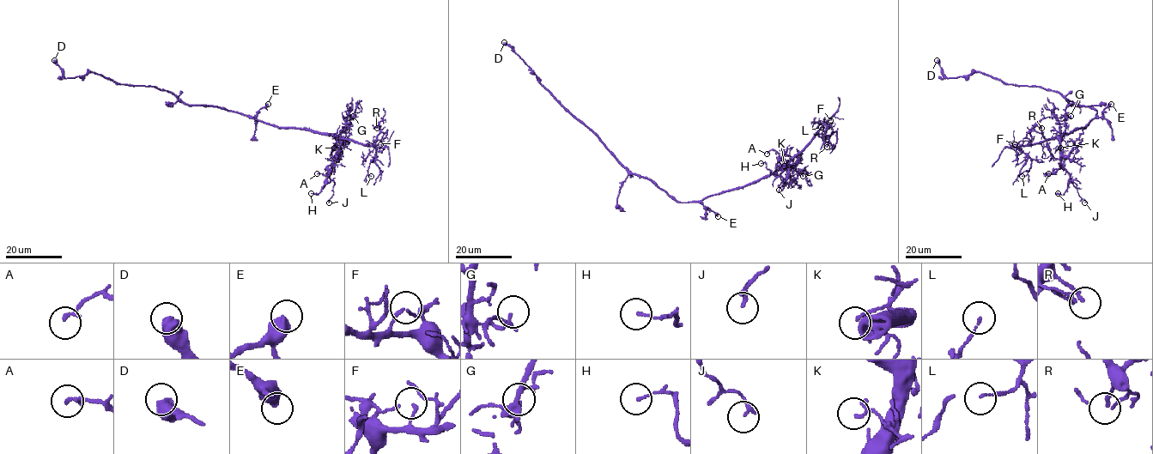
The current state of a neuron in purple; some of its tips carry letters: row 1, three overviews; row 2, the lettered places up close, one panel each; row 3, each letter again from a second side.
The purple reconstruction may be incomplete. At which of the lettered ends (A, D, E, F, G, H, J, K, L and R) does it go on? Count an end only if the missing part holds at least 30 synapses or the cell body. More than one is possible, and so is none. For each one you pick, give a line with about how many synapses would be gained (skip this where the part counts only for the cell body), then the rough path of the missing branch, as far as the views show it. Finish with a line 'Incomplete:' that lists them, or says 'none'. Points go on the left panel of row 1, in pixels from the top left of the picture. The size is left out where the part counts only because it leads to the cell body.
Incomplete: none

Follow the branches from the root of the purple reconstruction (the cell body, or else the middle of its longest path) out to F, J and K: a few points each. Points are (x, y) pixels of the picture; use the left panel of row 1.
F: (218, 108), (249, 115), (282, 128), (306, 128), (378, 148), (380, 144)
J: (218, 108), (279, 127), (306, 128), (335, 137), (340, 147), (330, 174), (334, 184), (329, 202)
K: (218, 108), (249, 115), (282, 128), (306, 128), (331, 135), (340, 142), (338, 148), (334, 148)

